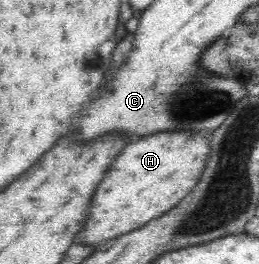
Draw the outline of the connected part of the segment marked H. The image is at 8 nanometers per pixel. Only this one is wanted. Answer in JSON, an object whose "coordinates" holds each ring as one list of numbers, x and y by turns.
{"coordinates":[[158,133,146,135,130,143,116,163,106,173,104,181,94,193,94,203,88,213,88,223,80,231,80,239,92,245,136,231,152,220,164,217,176,207,204,173,210,155,208,133]]}

